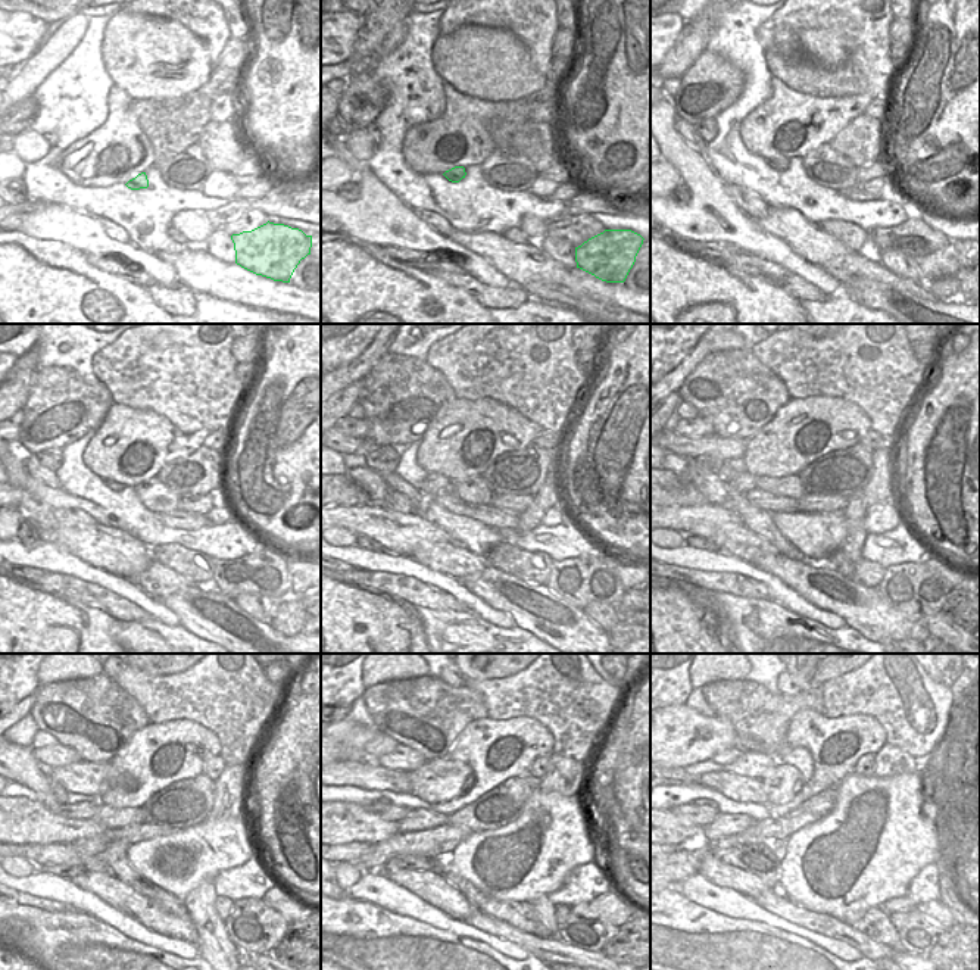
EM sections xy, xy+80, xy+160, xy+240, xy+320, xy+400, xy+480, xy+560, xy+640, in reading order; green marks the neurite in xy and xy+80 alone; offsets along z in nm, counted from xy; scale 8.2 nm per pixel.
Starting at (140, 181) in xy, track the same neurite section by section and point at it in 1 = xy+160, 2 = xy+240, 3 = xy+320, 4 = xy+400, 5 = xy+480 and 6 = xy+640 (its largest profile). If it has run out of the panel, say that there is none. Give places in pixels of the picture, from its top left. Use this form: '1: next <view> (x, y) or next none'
1: next xy+160 (776, 164)
2: next xy+240 (115, 486)
3: next xy+320 (433, 483)
4: next xy+400 (743, 483)
5: next xy+480 (87, 810)
6: next xy+640 (701, 816)

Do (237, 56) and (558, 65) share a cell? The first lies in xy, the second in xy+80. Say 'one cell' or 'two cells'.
two cells

